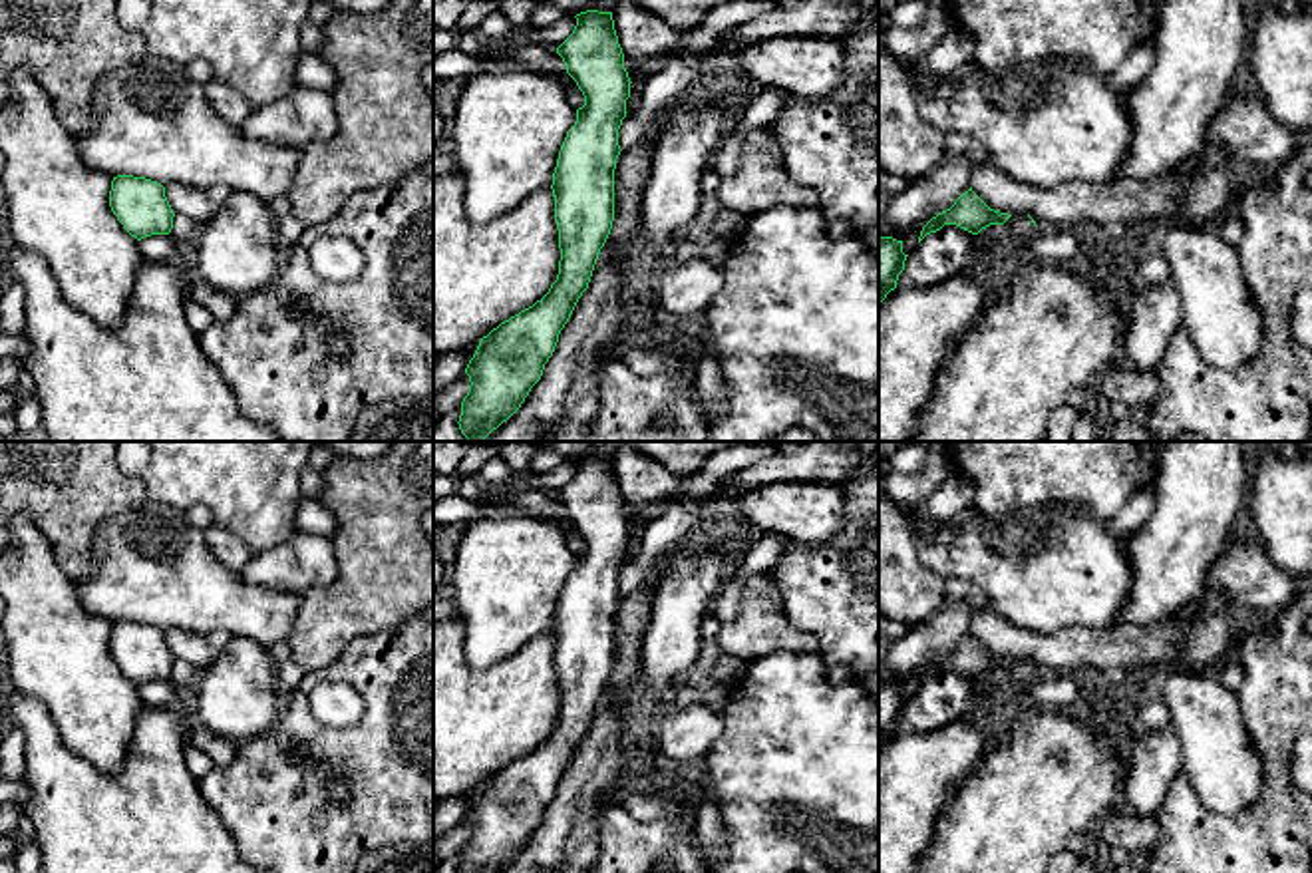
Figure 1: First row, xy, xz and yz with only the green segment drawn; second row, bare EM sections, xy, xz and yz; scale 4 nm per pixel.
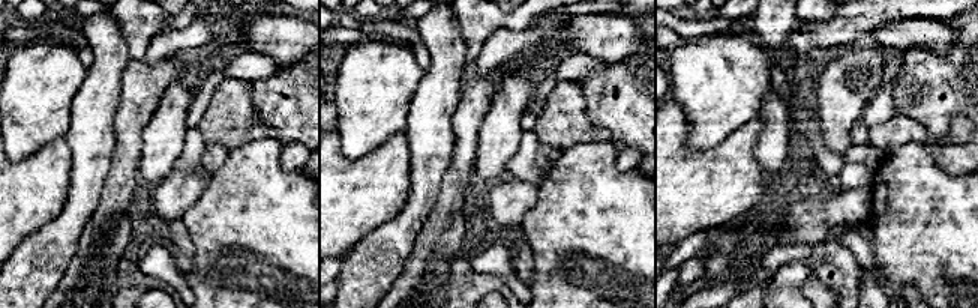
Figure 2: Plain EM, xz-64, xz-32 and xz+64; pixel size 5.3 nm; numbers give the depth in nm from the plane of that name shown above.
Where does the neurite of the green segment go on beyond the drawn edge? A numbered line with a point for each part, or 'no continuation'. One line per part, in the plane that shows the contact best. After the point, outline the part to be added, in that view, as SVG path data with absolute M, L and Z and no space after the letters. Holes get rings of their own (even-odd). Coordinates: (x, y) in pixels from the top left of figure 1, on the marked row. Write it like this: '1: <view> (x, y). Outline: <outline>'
no continuation

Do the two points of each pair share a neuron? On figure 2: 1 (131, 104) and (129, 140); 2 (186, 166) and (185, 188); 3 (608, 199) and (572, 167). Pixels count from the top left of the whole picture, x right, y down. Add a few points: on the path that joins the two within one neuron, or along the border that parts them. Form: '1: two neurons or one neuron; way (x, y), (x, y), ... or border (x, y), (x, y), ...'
1: one neuron; way (131, 113), (129, 131)
2: two neurons; border (174, 169), (189, 173), (203, 172)
3: one neuron; way (599, 194), (581, 176)

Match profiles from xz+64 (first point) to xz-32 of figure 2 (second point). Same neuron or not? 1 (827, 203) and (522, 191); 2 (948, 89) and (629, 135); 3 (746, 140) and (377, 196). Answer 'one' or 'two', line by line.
1: one
2: one
3: one

